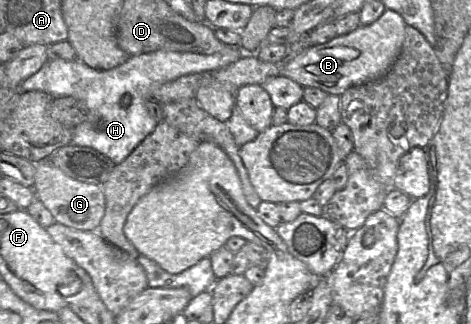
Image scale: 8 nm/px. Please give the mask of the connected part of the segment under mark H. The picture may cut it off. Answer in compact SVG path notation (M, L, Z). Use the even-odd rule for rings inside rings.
M229 45L212 55L158 50L130 56L123 64L110 70L96 70L79 59L48 60L38 72L21 83L18 91L42 91L54 98L74 97L85 102L88 116L72 129L72 144L91 147L117 165L157 126L158 122L149 114L146 102L155 98L155 90L160 85L188 74L213 72L235 63L243 55L239 46ZM124 95L131 96L127 107L121 104Z

